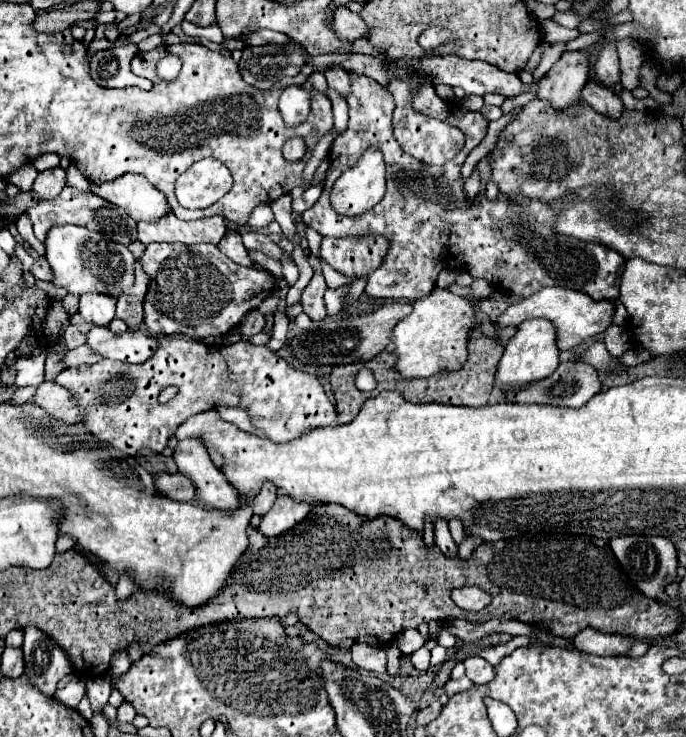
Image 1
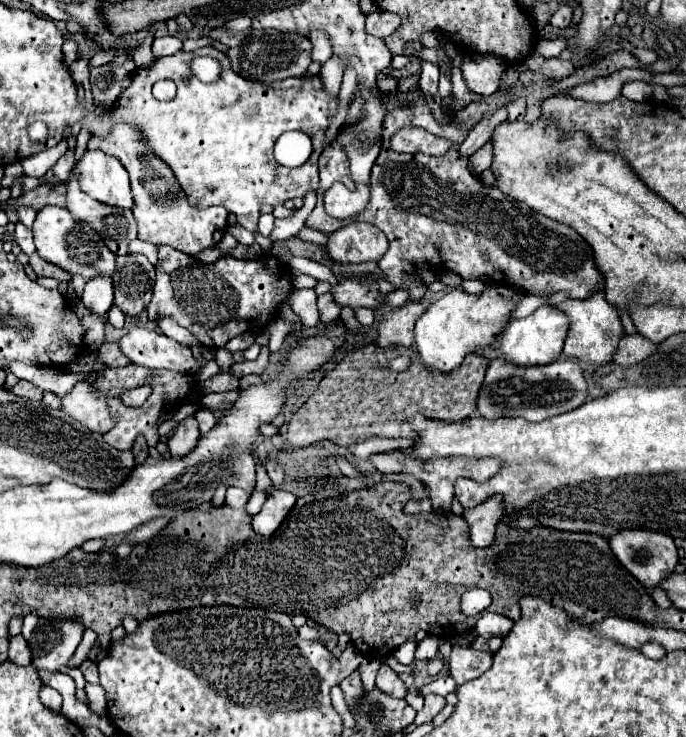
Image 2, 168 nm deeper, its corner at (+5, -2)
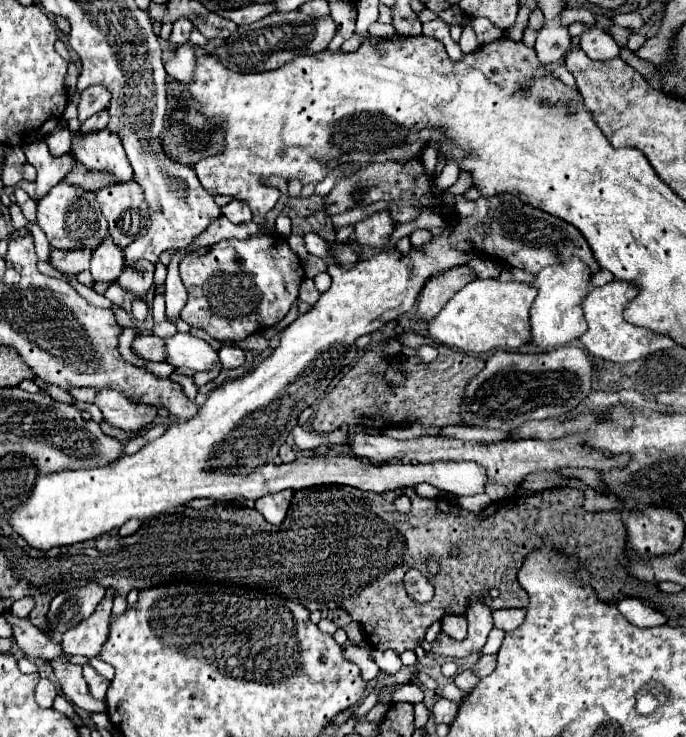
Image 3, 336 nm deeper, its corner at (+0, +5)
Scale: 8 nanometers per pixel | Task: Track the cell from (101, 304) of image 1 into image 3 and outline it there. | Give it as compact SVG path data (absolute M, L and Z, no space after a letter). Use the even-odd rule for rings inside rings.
M111 238L103 240L103 244L99 244L99 248L93 250L93 260L91 260L91 274L95 282L103 282L103 284L113 284L121 270L123 270L123 250L117 248L113 244Z

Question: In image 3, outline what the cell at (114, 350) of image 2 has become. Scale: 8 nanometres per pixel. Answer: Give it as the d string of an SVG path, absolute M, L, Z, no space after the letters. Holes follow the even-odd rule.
M139 334L131 342L131 350L143 358L143 360L153 360L153 362L163 362L165 360L165 346L163 340L155 334Z

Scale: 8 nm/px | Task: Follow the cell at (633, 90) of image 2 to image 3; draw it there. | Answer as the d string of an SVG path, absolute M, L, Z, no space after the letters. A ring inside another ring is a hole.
M585 26L585 32L581 34L581 50L593 58L593 60L611 60L619 58L621 48L615 44L615 40L601 28Z

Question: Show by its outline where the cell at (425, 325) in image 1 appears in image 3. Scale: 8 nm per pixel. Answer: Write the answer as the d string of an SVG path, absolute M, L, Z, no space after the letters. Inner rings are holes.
M473 280L465 284L441 312L429 320L429 336L445 346L459 348L467 354L481 354L497 348L517 348L529 340L529 308L537 290L525 282L497 282Z

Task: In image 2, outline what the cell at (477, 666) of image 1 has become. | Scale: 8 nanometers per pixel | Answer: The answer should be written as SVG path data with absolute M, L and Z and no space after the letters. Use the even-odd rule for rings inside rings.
M452 645L448 671L450 677L454 677L456 685L464 685L466 681L472 681L486 673L492 667L492 653L490 651L476 651L472 647Z

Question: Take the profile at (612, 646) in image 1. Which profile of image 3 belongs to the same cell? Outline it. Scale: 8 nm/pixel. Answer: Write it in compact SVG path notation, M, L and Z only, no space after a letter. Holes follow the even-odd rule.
M627 598L627 600L621 600L617 604L619 612L625 616L627 622L635 624L635 626L641 626L641 628L647 628L647 626L657 626L657 624L665 624L665 616L657 610L653 610L651 606L647 606L645 602L641 600L635 600L635 598Z

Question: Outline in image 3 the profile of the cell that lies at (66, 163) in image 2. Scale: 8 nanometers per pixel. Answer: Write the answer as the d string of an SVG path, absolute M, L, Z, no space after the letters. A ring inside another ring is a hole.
M103 110L103 112L99 112L99 114L91 116L91 118L89 118L85 124L81 124L79 132L81 132L81 134L91 134L91 132L105 130L105 126L107 126L107 120L109 120L109 114L107 114L107 110Z

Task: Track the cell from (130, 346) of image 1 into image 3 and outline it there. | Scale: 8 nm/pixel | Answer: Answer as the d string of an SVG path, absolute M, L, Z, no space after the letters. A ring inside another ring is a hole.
M177 332L175 336L163 338L167 350L167 362L175 368L191 370L211 370L217 362L217 350L213 350L205 340L191 336L189 332Z

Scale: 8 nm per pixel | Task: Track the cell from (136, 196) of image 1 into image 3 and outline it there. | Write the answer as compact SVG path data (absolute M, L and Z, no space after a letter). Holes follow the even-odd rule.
M101 130L89 136L79 136L73 132L71 150L75 158L91 172L113 174L117 178L117 184L133 180L133 170L125 156L121 140L109 130Z

